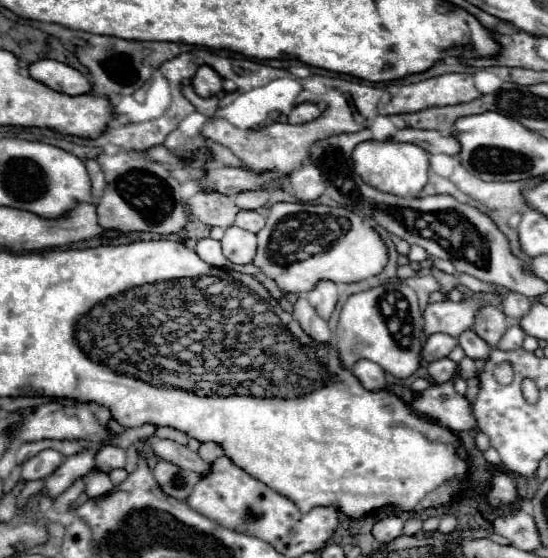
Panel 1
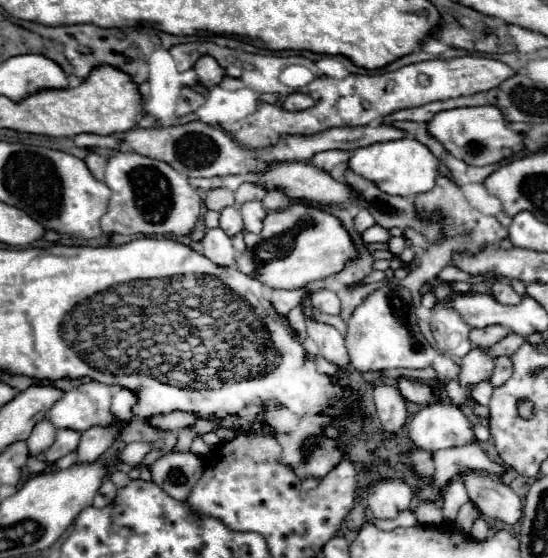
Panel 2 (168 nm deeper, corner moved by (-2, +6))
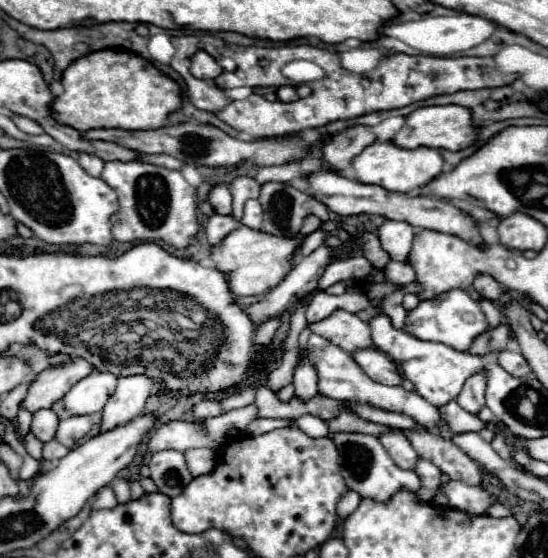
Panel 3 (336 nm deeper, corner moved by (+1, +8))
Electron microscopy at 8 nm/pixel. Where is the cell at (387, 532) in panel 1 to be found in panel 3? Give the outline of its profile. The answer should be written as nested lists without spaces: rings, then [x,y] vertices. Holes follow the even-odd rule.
[[[340,432],[334,436],[334,444],[340,452],[338,464],[340,464],[342,476],[346,480],[346,486],[364,498],[372,498],[376,502],[386,502],[400,488],[408,488],[408,490],[416,492],[422,486],[416,472],[402,470],[392,462],[392,458],[386,454],[384,446],[380,444],[380,440],[376,436]]]

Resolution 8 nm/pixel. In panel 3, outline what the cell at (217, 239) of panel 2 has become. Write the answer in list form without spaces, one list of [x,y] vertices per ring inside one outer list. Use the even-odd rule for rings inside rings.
[[[212,214],[206,222],[206,236],[208,236],[208,244],[214,246],[218,244],[226,234],[230,234],[232,230],[238,228],[238,222],[232,214],[224,216],[224,214]]]

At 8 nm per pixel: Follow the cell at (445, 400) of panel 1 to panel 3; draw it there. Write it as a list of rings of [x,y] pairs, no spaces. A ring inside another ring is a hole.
[[[356,350],[356,352],[352,352],[352,358],[372,380],[376,380],[380,384],[394,386],[394,384],[402,382],[398,366],[380,350]]]

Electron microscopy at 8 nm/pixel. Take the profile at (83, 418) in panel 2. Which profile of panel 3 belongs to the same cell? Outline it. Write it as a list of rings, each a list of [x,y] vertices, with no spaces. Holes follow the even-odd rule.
[[[92,372],[70,388],[64,396],[64,406],[70,416],[74,414],[94,414],[104,408],[112,392],[116,390],[116,376],[110,372]]]

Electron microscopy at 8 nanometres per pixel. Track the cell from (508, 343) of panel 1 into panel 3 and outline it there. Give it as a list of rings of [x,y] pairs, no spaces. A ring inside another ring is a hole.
[[[474,374],[466,380],[462,392],[458,394],[456,402],[470,414],[478,414],[484,406],[484,388],[486,388],[486,374]]]

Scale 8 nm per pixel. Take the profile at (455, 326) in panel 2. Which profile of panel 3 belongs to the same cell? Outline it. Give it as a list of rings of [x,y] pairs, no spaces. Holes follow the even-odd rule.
[[[448,290],[446,294],[440,294],[432,300],[422,300],[416,308],[408,310],[404,330],[414,334],[420,340],[440,342],[454,350],[466,352],[470,348],[470,342],[474,342],[478,334],[488,330],[488,322],[478,302],[466,290]]]

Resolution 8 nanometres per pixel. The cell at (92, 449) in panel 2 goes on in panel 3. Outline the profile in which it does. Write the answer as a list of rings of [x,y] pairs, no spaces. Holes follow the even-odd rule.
[[[142,374],[118,378],[118,388],[110,396],[108,404],[104,406],[102,432],[112,430],[112,428],[116,428],[120,424],[126,424],[132,418],[140,416],[146,400],[154,392],[156,384],[158,384],[158,380],[142,376]]]

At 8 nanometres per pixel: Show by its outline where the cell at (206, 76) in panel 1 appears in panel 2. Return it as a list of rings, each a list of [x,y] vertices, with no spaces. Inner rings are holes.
[[[213,56],[199,58],[197,64],[195,64],[195,72],[197,72],[199,84],[203,84],[205,88],[217,86],[223,80],[223,76],[225,76],[225,70],[217,64],[217,60]]]

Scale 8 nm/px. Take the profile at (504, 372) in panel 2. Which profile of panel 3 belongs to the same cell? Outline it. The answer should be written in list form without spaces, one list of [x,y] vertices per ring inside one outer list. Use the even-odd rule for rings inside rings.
[[[508,350],[500,352],[500,354],[498,354],[498,364],[500,364],[508,374],[518,376],[518,378],[528,376],[528,374],[532,372],[530,366],[528,366],[528,362],[526,362],[526,358],[524,358],[520,352],[508,352]]]

